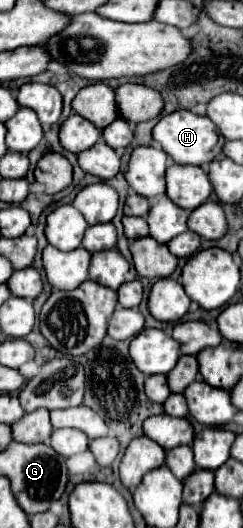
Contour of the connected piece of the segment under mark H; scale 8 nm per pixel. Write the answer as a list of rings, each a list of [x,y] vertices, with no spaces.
[[[176,110],[160,118],[160,122],[152,130],[152,136],[162,146],[162,150],[168,156],[172,156],[176,164],[196,164],[196,166],[212,162],[221,153],[226,141],[221,134],[218,134],[218,128],[212,124],[210,118],[192,114],[190,110]]]

